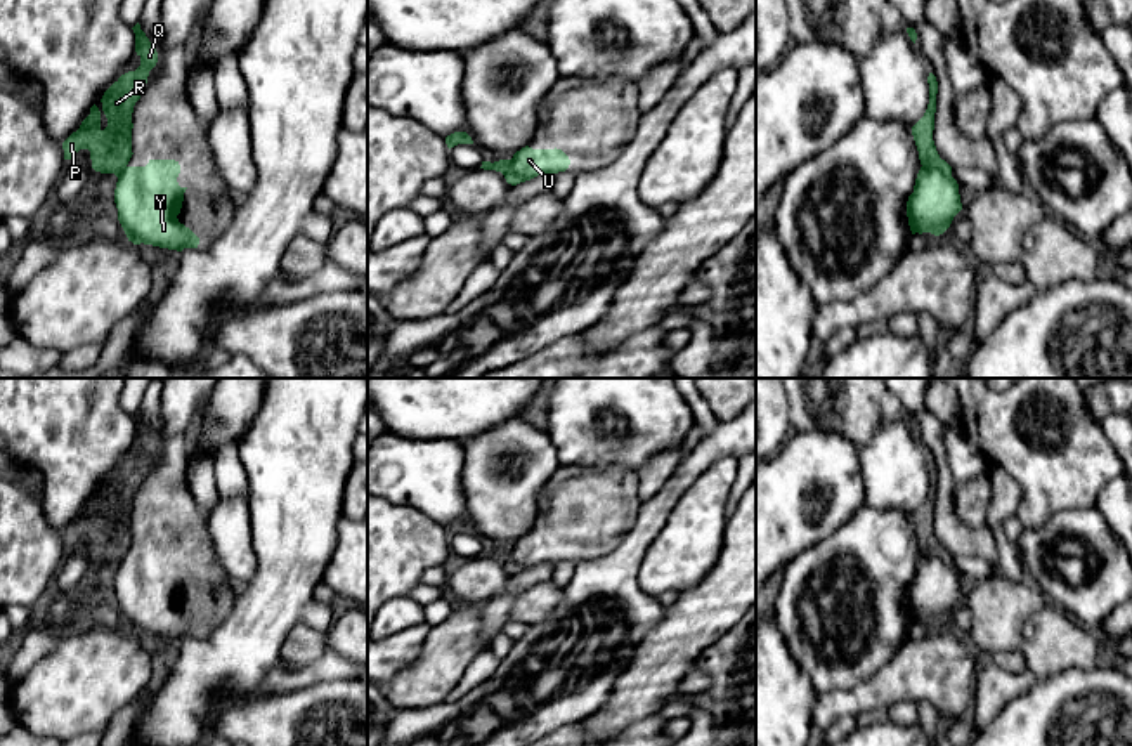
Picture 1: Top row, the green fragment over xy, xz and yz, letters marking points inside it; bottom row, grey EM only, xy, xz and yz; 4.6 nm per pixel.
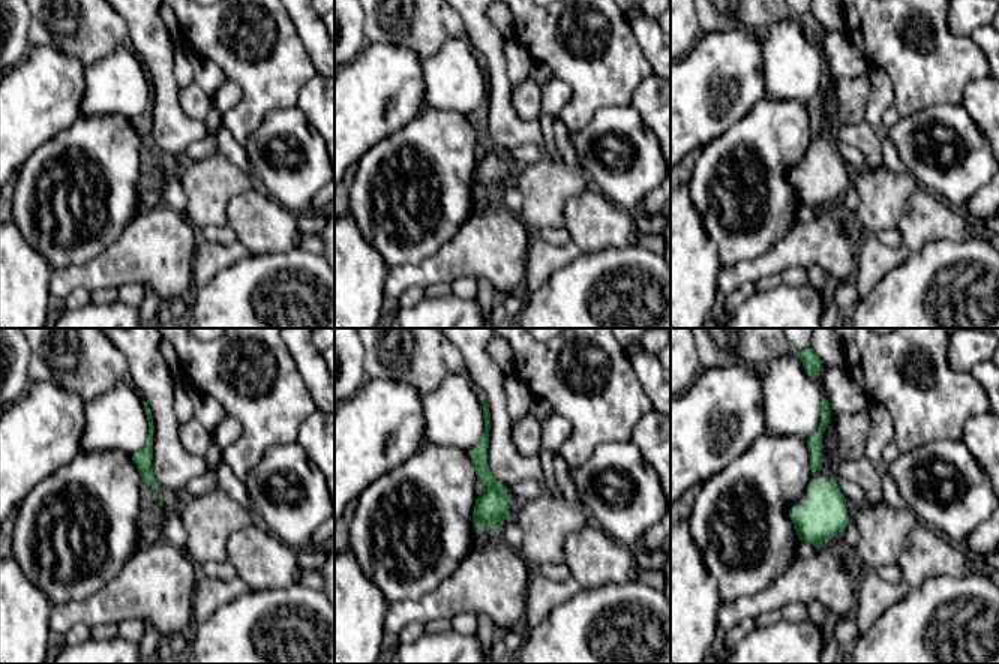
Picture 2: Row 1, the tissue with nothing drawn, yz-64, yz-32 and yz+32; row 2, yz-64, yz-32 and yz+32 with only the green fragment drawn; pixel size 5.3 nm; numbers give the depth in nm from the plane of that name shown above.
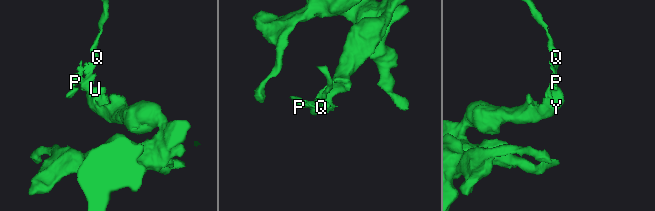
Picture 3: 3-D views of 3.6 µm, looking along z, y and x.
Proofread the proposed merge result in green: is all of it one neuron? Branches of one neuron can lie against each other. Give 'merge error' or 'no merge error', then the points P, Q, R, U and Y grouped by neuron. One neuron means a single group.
merge error | P Q R / U Y

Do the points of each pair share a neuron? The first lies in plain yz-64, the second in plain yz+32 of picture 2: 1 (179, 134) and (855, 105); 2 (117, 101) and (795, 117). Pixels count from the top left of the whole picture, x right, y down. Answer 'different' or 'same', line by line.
1: different
2: different

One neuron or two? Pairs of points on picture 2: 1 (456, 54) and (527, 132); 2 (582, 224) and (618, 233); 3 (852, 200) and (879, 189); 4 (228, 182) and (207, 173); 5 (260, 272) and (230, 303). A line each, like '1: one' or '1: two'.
1: two
2: one
3: two
4: one
5: one

